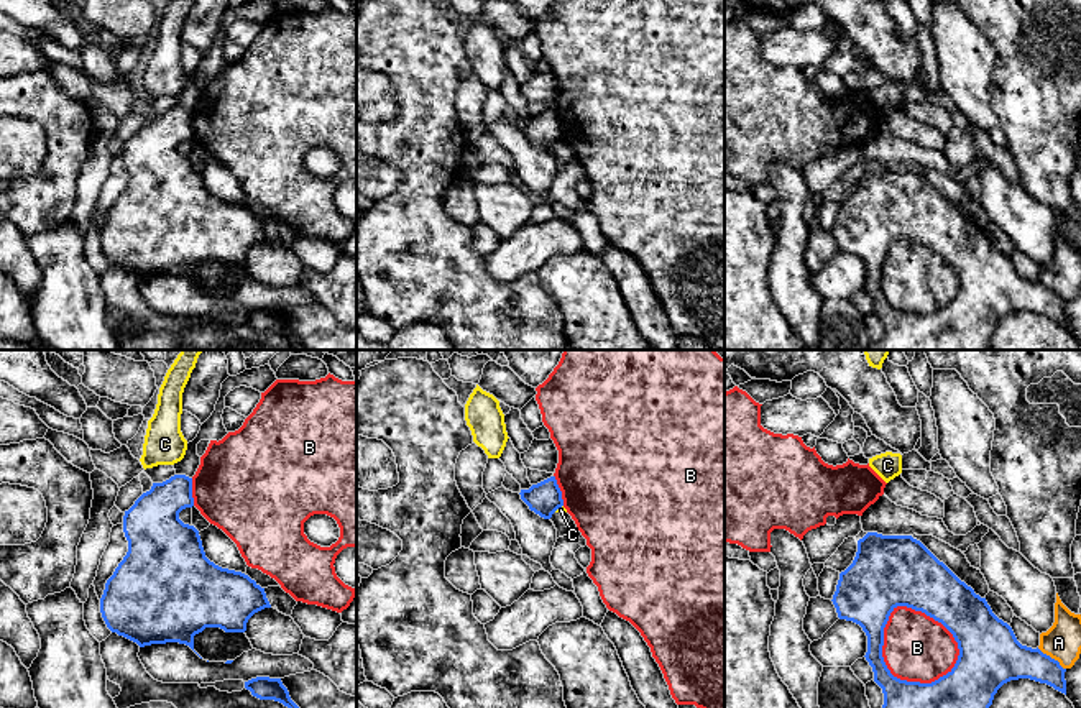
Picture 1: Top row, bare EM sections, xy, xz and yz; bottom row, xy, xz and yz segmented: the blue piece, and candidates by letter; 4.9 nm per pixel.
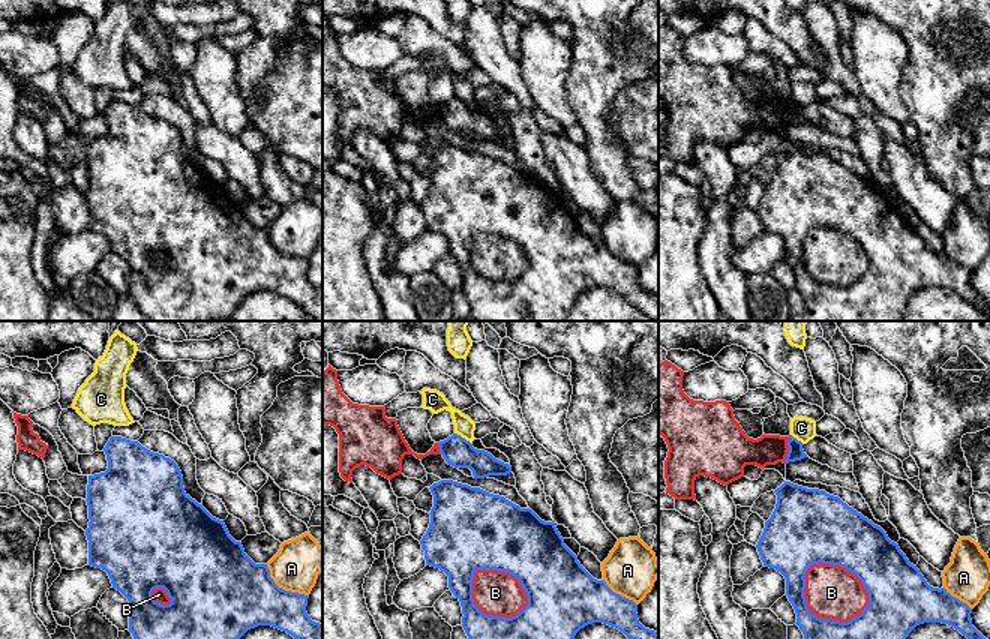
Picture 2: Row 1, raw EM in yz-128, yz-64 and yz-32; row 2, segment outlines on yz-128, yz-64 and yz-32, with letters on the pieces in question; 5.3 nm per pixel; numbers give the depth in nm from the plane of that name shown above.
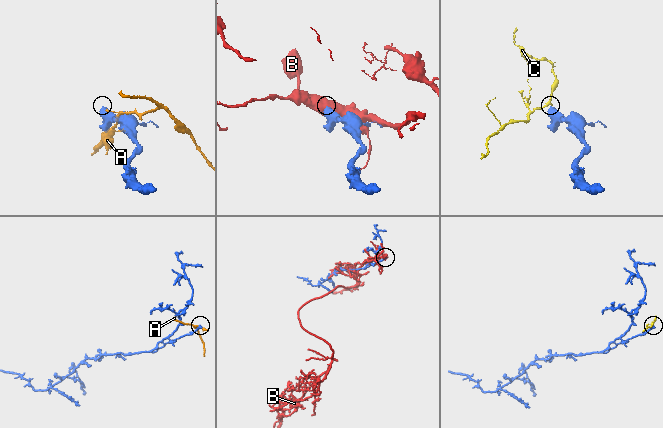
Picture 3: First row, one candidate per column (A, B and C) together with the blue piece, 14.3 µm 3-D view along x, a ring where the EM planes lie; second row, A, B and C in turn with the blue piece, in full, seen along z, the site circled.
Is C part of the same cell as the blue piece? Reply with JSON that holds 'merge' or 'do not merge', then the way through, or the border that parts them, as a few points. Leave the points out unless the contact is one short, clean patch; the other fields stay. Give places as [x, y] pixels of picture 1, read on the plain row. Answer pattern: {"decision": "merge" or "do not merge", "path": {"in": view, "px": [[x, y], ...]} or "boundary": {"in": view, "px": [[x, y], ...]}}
{"decision": "do not merge", "boundary": {"in": "xz", "px": [[562, 137], [554, 143]]}}

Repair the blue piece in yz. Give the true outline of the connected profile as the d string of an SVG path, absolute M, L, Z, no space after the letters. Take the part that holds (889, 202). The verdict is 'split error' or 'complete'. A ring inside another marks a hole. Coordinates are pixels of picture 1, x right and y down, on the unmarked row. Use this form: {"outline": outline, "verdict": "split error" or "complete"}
{"outline": "M867 164L859 171L856 189L840 205L831 233L840 251L859 256L867 268L864 289L872 299L874 314L884 325L882 340L867 350L989 350L989 338L997 322L1019 310L1046 315L1066 327L1066 301L1038 279L1022 278L1012 260L992 245L986 230L976 227L912 168ZM897 238L922 243L953 266L959 287L946 307L932 315L920 315L900 312L890 306L882 289L884 260Z", "verdict": "complete"}

